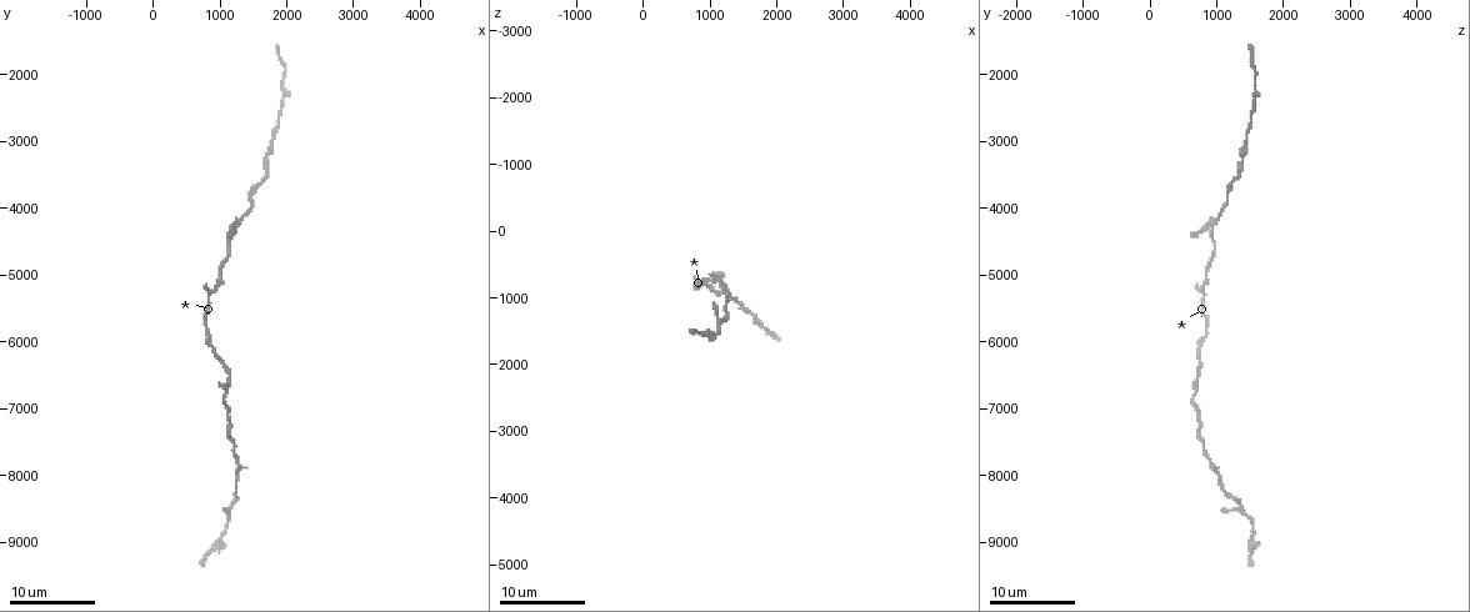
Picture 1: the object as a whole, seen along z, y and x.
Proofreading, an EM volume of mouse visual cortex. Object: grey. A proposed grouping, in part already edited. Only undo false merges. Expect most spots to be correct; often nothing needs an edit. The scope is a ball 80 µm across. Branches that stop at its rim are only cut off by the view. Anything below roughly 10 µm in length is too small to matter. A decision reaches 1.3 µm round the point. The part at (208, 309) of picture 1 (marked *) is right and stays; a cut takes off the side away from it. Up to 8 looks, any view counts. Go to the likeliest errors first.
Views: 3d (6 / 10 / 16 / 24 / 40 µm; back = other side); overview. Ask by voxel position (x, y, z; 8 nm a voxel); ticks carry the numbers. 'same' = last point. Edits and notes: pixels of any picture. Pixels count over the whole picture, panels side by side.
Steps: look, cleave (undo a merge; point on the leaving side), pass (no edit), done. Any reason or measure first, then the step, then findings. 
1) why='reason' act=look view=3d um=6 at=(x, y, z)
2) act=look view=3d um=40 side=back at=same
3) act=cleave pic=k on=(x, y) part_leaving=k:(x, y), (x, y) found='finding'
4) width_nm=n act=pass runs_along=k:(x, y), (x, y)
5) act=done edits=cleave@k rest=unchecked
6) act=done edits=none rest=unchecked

act=look view=3d um=16 at=(1150, 6500, 750)

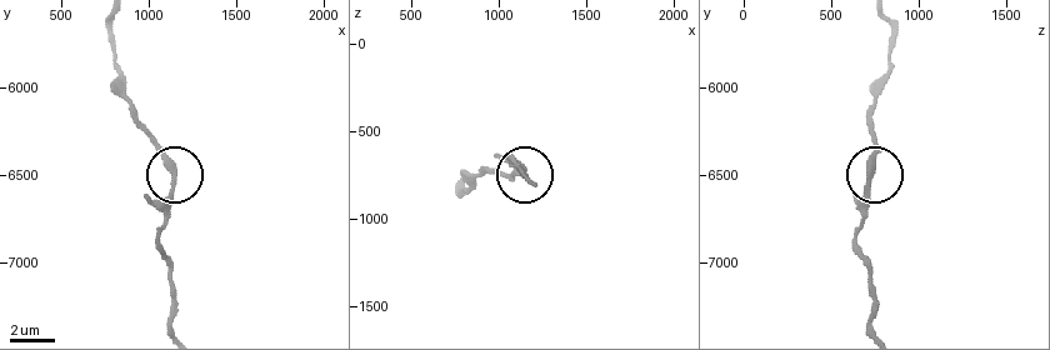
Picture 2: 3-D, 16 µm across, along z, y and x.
width_nm=280 act=pass runs_along=2:(889, 25), (890, 64), (874, 109), (874, 170), (863, 225) found='all the same neuron'

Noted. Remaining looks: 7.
why='calibre changes' act=look view=3d um=10 at=(1100, 7400, 750)

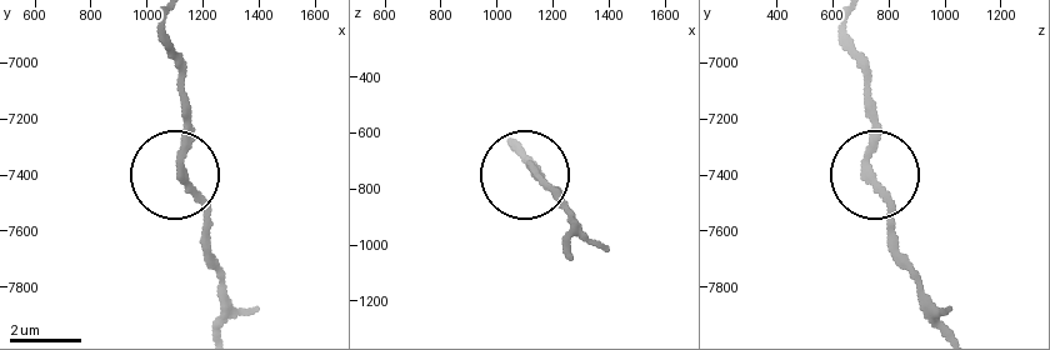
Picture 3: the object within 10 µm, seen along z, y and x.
why='from behind' act=look view=3d um=10 side=back at=(1130, 7390, 730)

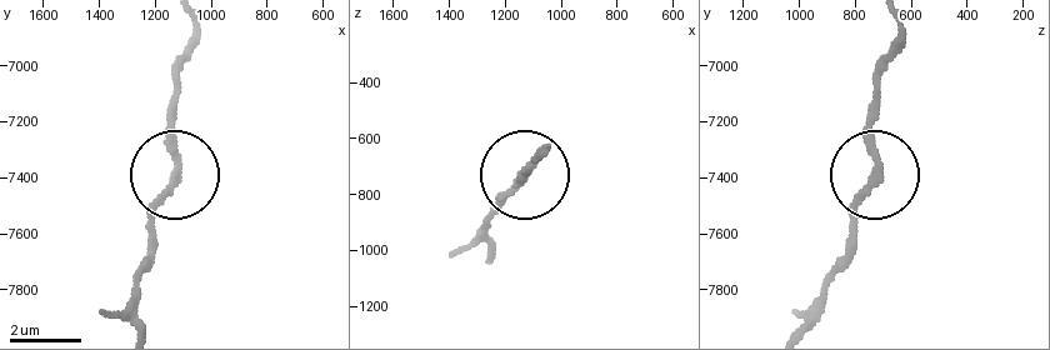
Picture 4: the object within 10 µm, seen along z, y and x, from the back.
act=pass found='continuous, no second neuron'

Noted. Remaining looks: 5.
why='thick turns thin' act=look view=3d um=6 at=(1200, 4350, 900)

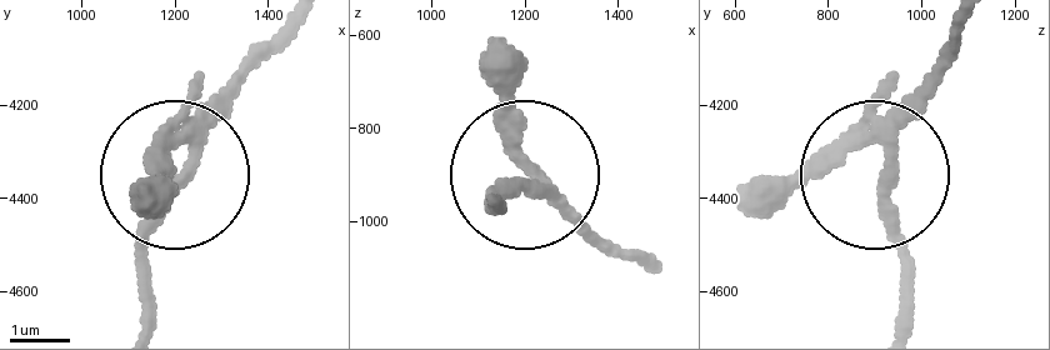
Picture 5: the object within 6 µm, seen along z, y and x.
why='other side' act=look view=3d um=6 side=back at=(1180, 4400, 925)

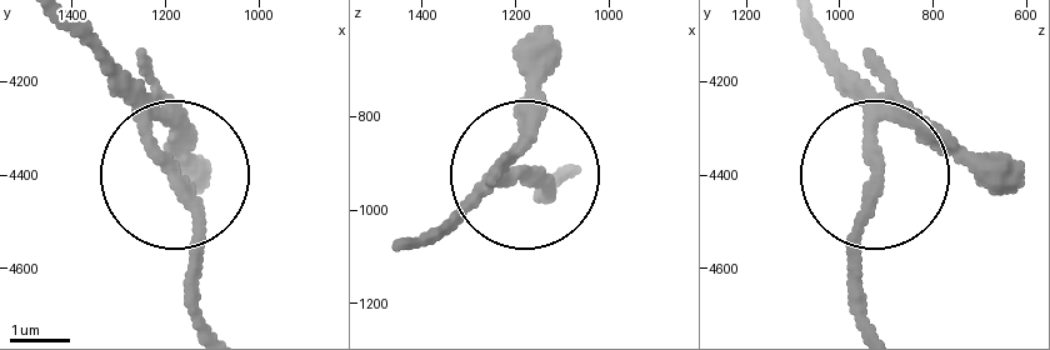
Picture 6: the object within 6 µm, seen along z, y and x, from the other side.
act=pass runs_along=6:(209, 323), (194, 204), (105, 59) found='one neuron here'

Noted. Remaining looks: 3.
why='three-way junction' act=look view=3d um=10 at=(1100, 8600, 1350)

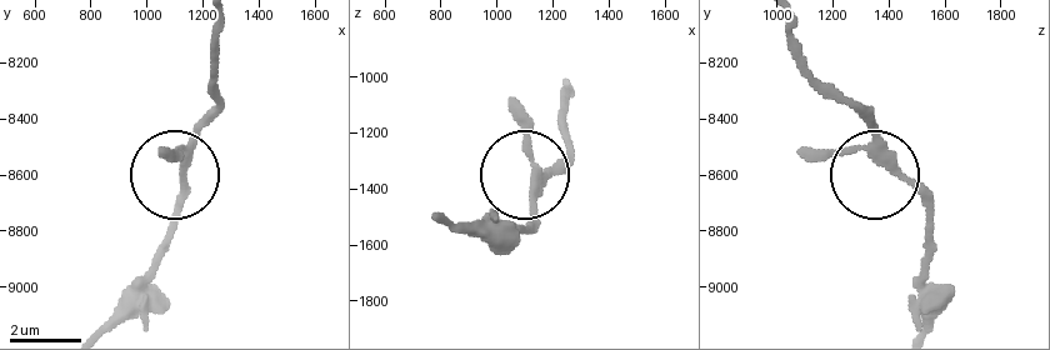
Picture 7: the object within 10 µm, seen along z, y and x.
width_nm=210 act=pass runs_along=7:(215, 29), (215, 100), (188, 145), (170, 240) found='one neuron here'

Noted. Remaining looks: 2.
act=done edits=none rest=unchecked

